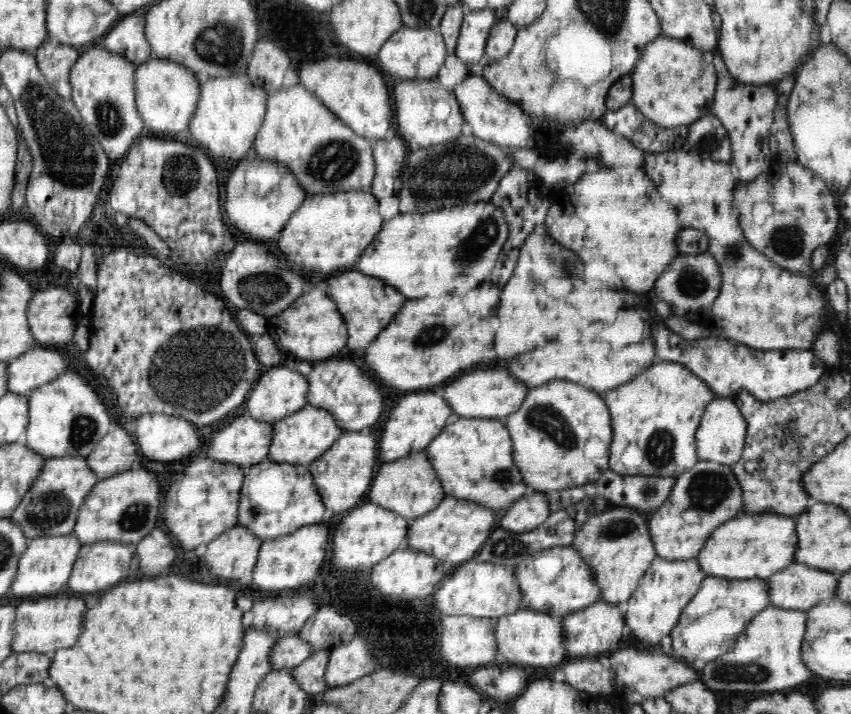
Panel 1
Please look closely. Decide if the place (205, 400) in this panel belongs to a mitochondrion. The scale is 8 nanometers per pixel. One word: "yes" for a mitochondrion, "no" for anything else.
yes

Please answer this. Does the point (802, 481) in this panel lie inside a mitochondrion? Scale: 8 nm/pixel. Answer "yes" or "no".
no

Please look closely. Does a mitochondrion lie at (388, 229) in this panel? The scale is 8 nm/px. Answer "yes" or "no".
no

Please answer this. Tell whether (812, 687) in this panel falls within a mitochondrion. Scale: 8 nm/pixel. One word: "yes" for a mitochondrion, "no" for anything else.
no

